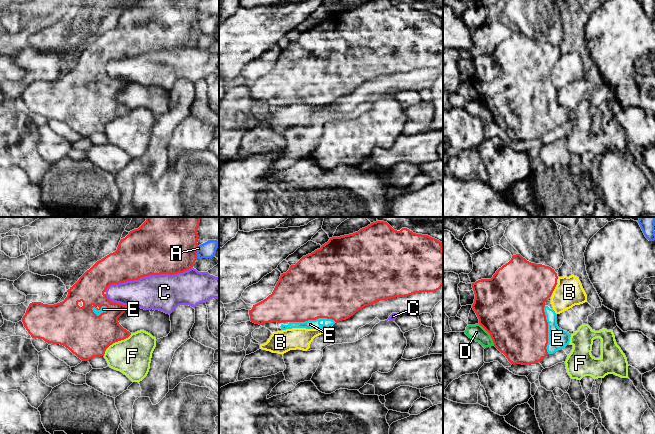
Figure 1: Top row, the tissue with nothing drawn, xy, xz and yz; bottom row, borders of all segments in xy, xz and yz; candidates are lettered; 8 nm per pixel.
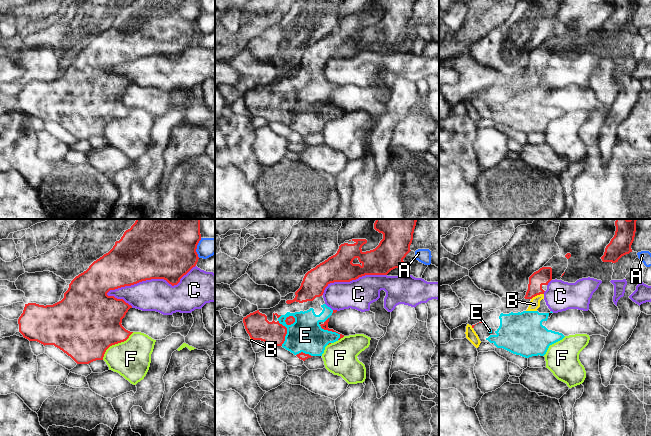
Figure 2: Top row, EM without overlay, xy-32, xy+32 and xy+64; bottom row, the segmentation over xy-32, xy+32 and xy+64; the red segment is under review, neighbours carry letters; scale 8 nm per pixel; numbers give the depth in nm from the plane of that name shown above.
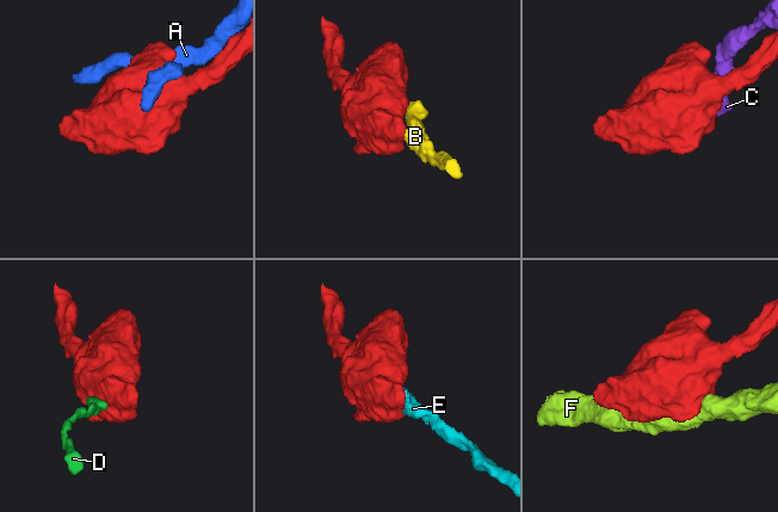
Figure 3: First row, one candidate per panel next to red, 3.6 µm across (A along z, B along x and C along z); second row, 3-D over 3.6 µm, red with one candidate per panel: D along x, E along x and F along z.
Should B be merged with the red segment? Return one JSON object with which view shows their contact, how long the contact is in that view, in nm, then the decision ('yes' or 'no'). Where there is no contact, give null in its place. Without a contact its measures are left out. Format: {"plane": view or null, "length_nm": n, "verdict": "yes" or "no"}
{"plane": "yz", "length_nm": 100, "verdict": "no"}

